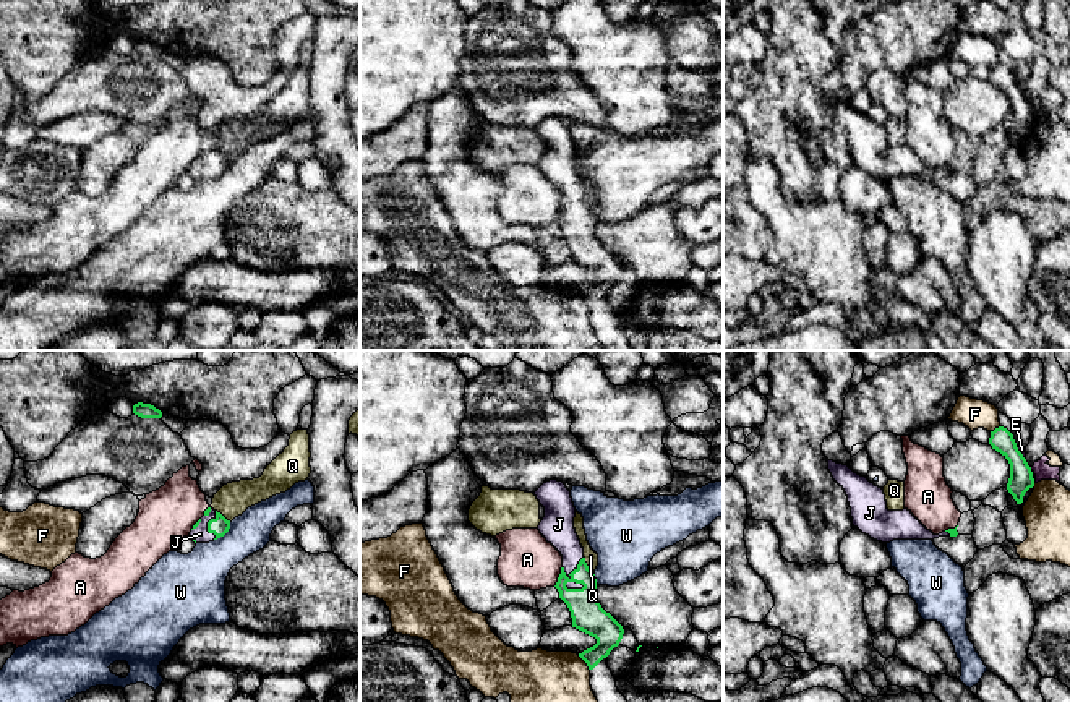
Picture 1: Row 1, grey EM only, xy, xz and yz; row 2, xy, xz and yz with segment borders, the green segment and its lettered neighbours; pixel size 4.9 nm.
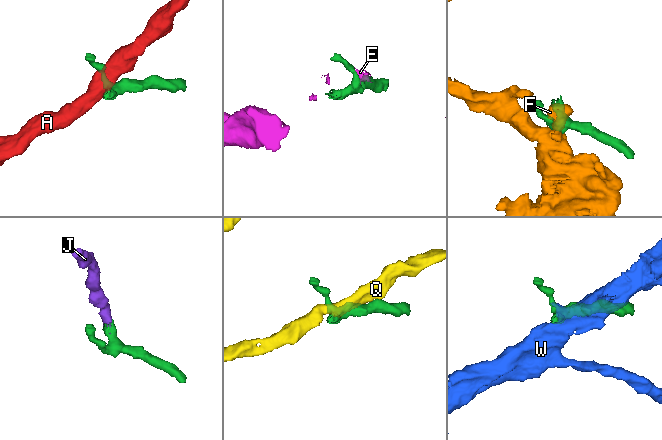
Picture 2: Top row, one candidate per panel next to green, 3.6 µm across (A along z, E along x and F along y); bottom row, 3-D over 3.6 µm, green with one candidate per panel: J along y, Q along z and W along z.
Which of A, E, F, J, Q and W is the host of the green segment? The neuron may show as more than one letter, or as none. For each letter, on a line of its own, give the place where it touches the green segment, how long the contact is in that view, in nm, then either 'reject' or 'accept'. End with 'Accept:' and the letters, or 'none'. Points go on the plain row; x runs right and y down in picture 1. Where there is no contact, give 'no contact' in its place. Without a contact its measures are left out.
A: meets green in xz at (560, 213); contact 110 nm long; reject
E: meets green in yz at (1020, 89); contact 90 nm long; reject
F: meets green in xz at (586, 299); contact 100 nm long; reject
J: meets green in xz at (571, 209); contact 180 nm long; accept
Q: meets green in xz at (586, 201); contact 90 nm long; reject
W: meets green in xy at (224, 171); contact 130 nm long; reject
Accept: J

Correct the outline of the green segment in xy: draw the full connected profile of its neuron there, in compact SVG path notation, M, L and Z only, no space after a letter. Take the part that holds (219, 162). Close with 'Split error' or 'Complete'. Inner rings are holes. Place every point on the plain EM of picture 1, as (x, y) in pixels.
M208 144L204 152L193 162L188 173L191 173L195 180L209 180L224 173L229 165L230 157L212 144Z. Split error

